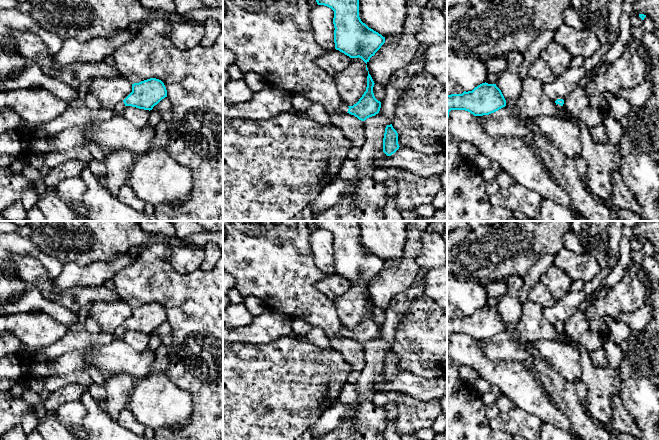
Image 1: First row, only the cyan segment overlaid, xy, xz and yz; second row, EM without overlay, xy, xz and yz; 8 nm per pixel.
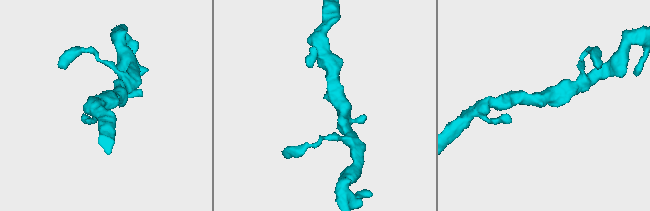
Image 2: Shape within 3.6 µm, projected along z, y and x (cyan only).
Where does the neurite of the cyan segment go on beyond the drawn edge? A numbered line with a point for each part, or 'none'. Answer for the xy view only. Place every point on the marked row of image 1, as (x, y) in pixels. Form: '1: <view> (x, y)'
1: xy (118, 109)

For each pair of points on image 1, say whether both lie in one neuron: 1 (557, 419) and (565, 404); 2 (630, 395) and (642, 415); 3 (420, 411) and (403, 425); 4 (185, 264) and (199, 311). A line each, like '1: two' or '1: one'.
1: two
2: one
3: one
4: two

